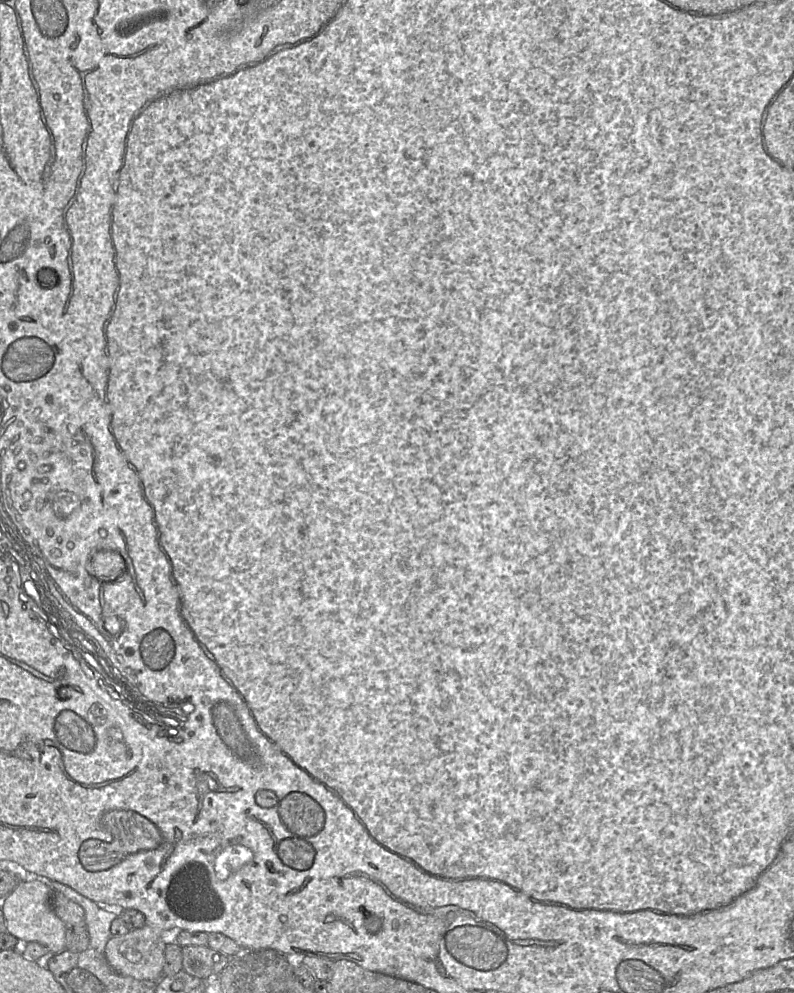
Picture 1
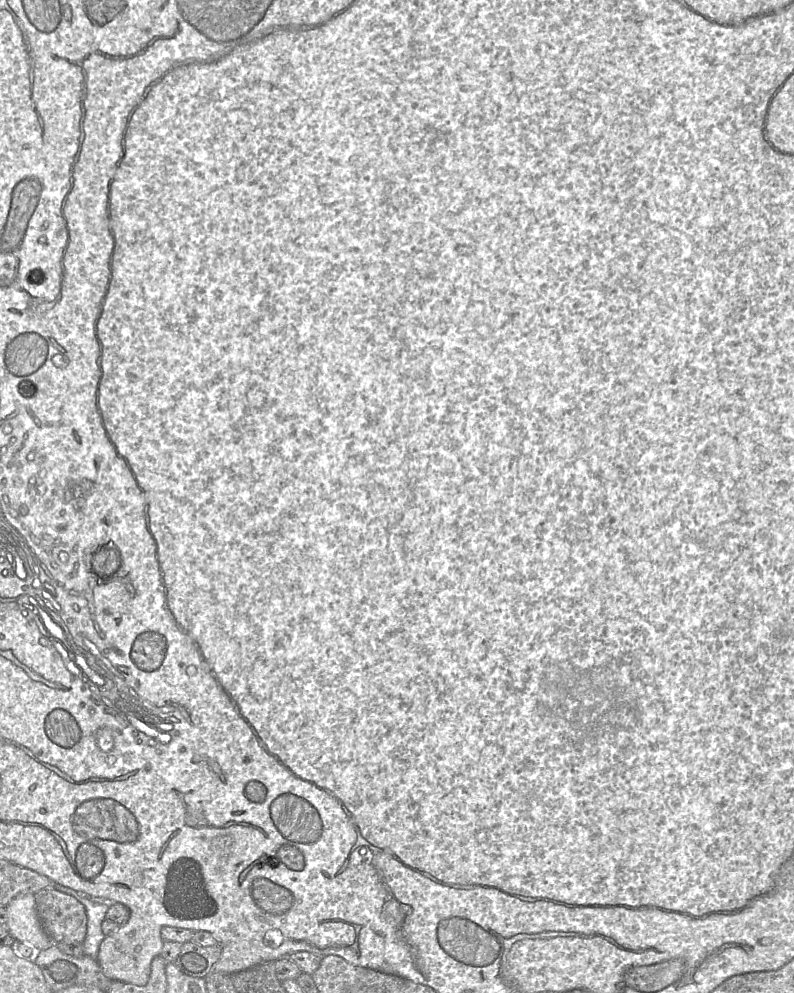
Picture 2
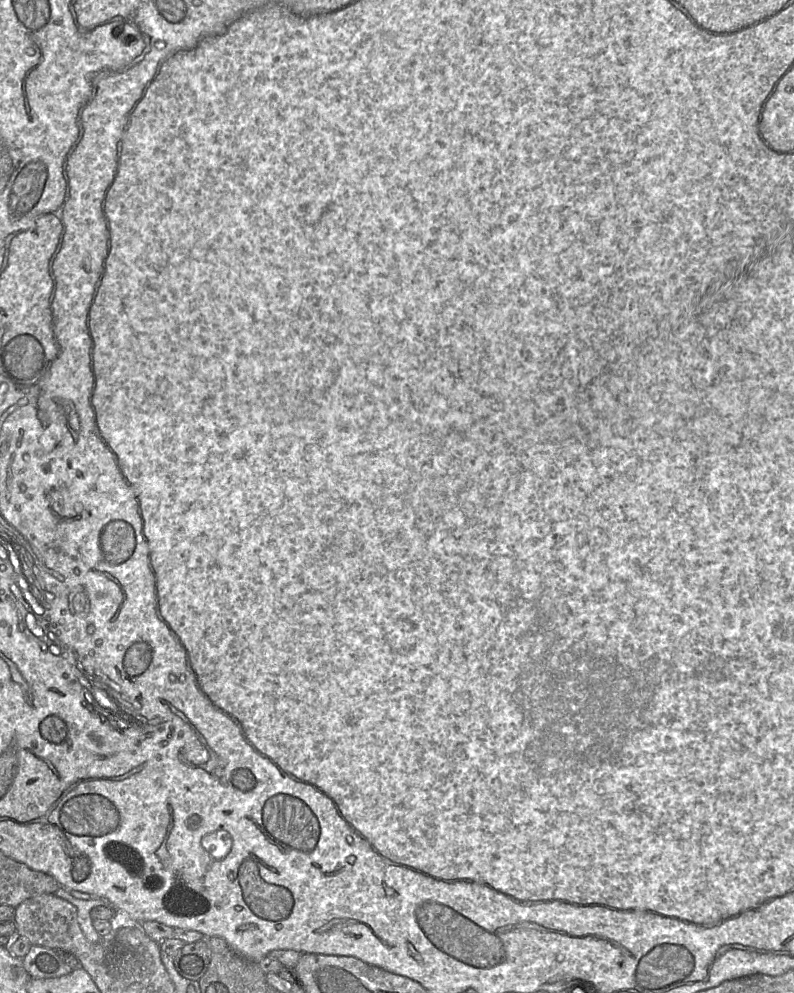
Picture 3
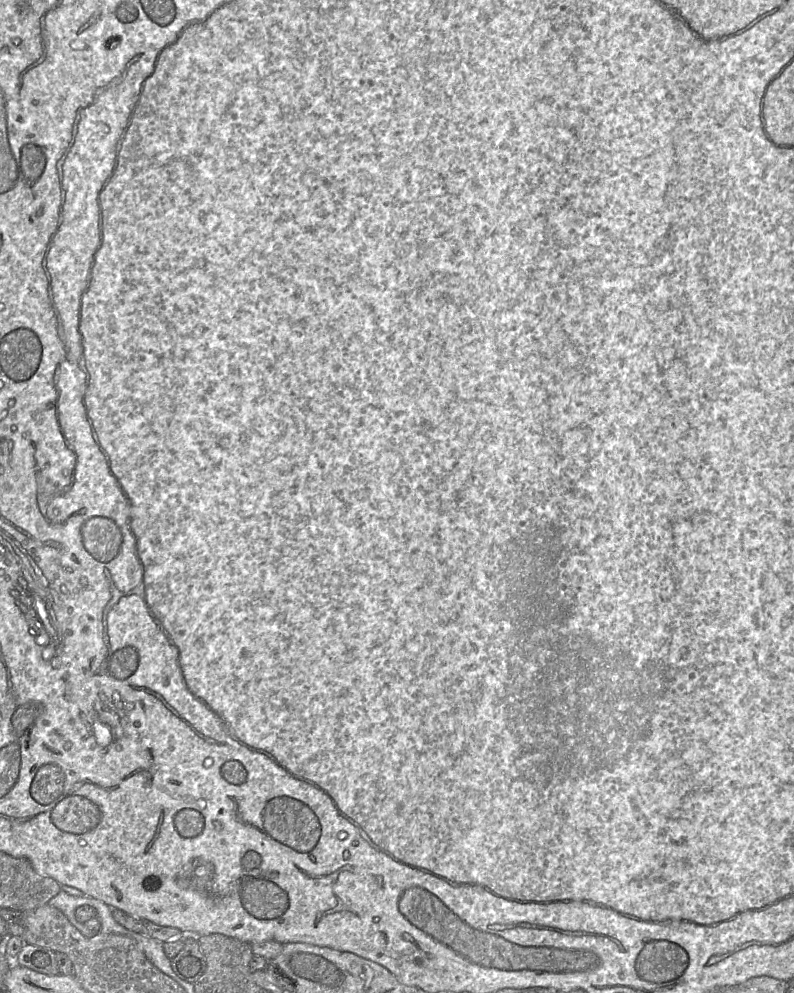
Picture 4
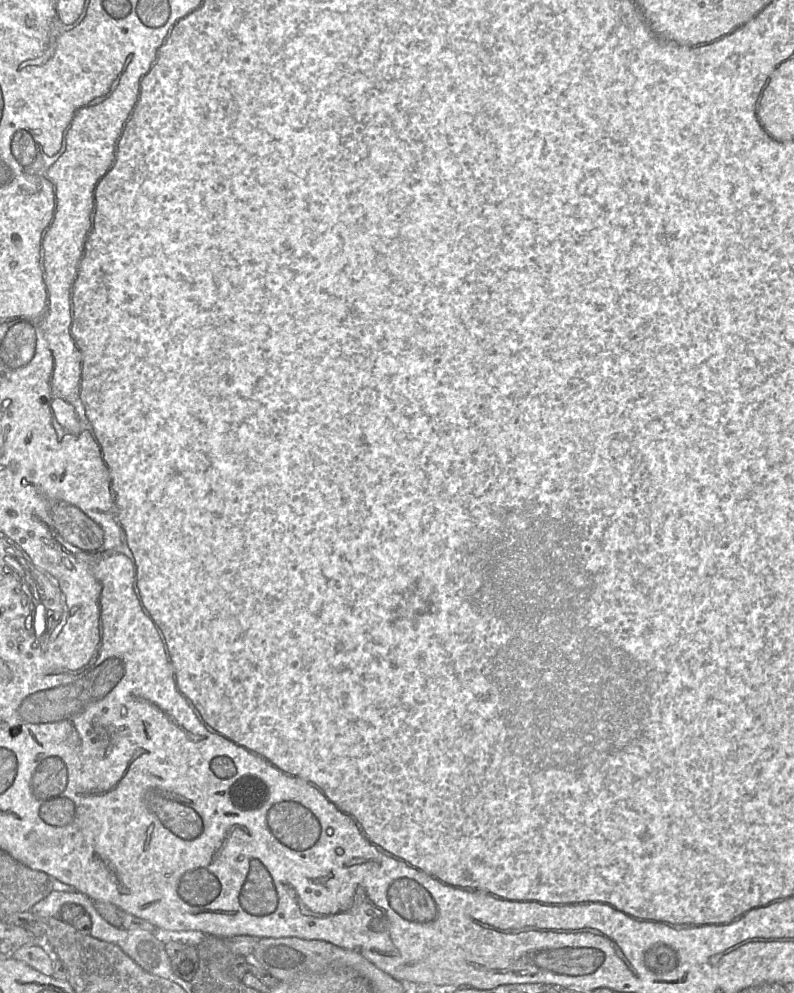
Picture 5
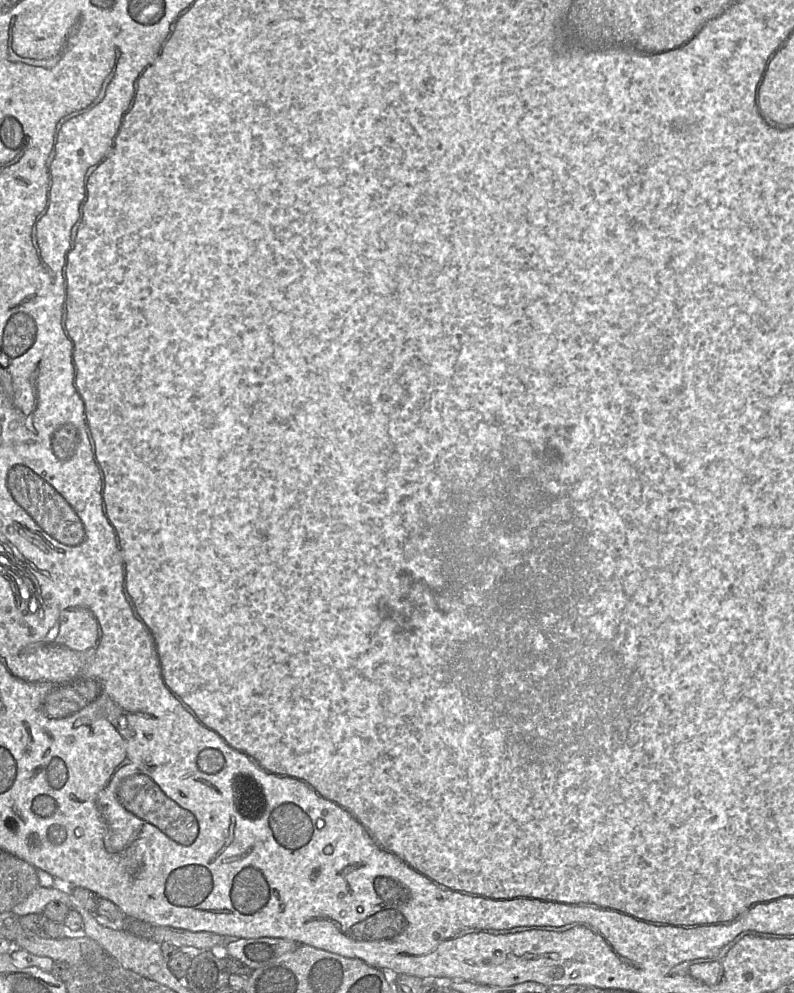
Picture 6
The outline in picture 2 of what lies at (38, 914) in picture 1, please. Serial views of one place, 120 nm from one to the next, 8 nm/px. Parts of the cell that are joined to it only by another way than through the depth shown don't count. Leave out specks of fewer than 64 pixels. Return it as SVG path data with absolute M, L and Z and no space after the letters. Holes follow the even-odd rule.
M34 894L16 897L6 906L6 911L9 933L17 941L35 947L36 951L56 945L41 925Z

